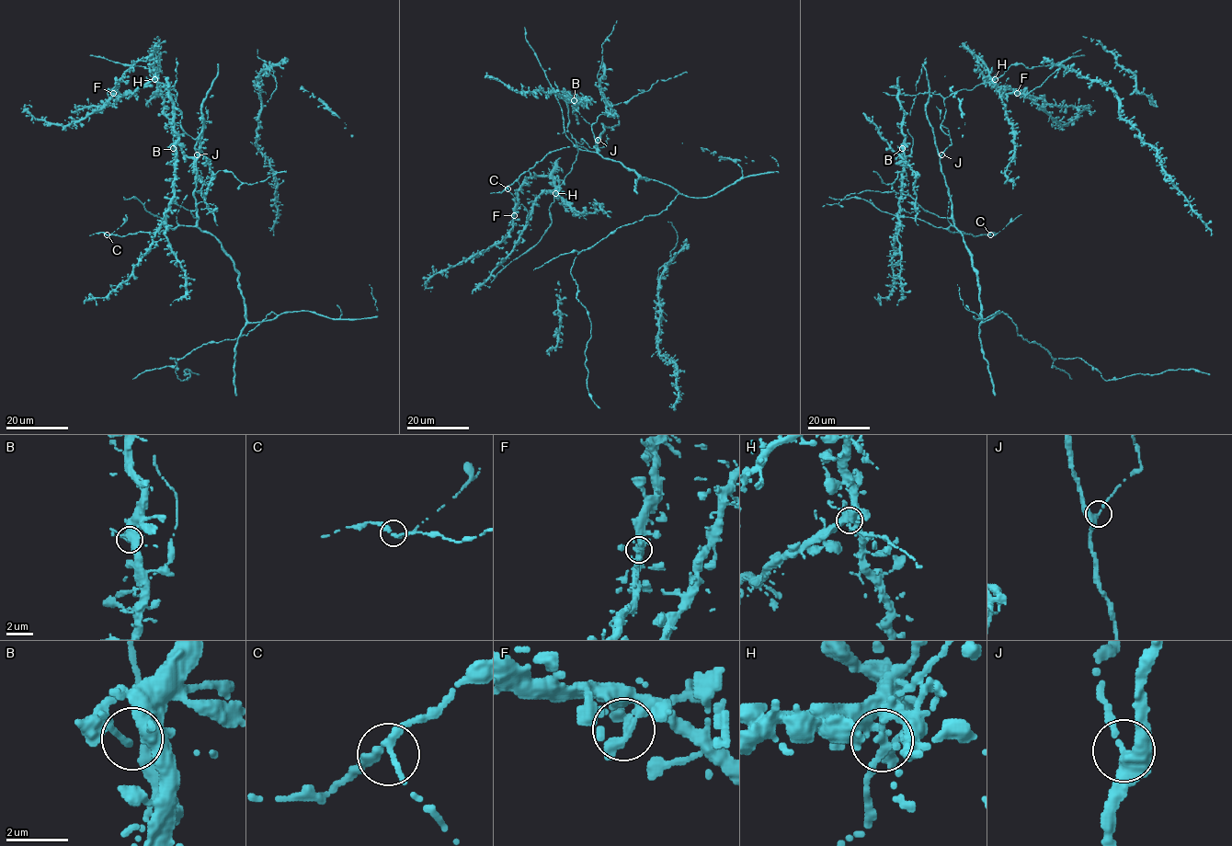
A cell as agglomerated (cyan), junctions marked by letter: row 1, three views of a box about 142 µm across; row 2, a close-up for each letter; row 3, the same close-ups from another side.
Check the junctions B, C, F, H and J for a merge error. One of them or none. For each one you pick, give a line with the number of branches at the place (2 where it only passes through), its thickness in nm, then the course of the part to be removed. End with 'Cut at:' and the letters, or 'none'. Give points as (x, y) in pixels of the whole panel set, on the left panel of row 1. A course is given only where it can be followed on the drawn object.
Cut at: none

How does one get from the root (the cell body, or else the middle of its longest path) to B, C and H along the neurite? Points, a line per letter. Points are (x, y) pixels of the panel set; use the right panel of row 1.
B: (935, 142), (940, 154), (952, 143), (941, 127), (943, 98), (903, 93), (902, 148)
C: (935, 142), (952, 203), (953, 226), (951, 225), (948, 230), (975, 236), (990, 234)
H: (935, 142), (940, 154), (952, 143), (950, 136), (941, 127), (946, 111), (943, 99), (995, 79)

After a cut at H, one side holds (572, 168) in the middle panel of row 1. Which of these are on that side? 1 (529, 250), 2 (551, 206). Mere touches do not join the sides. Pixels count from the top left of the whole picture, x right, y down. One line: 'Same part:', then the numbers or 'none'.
Same part: none

